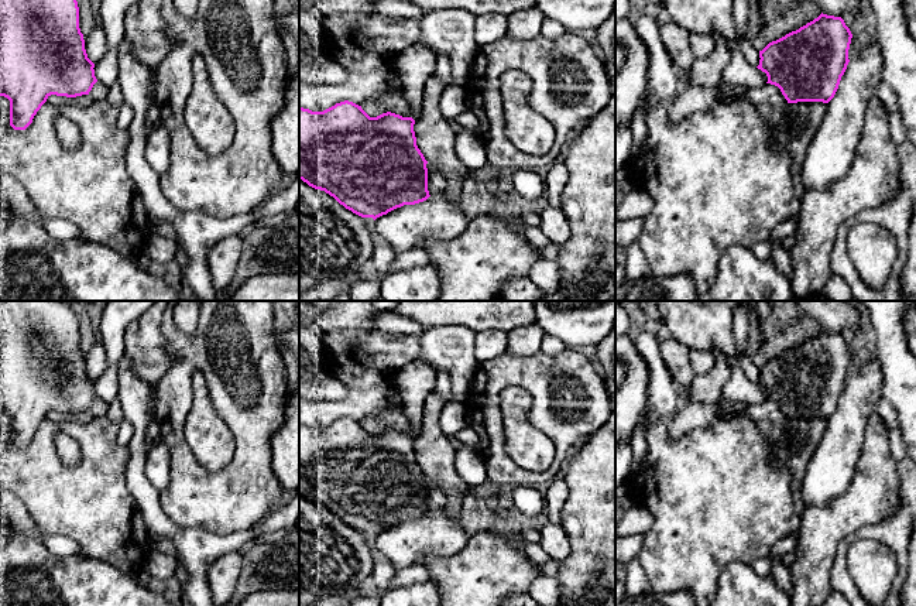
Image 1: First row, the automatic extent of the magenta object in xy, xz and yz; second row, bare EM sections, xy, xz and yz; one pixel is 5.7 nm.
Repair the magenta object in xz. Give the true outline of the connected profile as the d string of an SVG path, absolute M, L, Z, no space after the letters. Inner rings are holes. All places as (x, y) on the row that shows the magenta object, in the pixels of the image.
M421 42L405 48L397 58L395 71L404 86L409 117L391 112L370 117L361 106L349 100L323 112L299 107L299 179L325 191L353 213L374 220L404 205L426 201L430 196L428 161L416 145L414 124L436 61L438 52Z

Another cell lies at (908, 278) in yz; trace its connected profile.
M916 203L912 212L910 227L908 233L908 257L900 281L905 297L912 297L916 294Z

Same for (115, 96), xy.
M114 82L109 86L104 100L117 109L126 103L121 86L119 82Z

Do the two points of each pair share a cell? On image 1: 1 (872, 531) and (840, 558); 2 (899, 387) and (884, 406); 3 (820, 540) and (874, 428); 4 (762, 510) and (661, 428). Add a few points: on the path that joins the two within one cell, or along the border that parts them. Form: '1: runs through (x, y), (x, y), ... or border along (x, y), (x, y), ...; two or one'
1: runs through (863, 533), (853, 537), (843, 548); one
2: border along (882, 397), (894, 407), (901, 432); two
3: runs through (848, 512), (874, 486), (874, 456); one
4: runs through (734, 502), (719, 496), (679, 456); one

